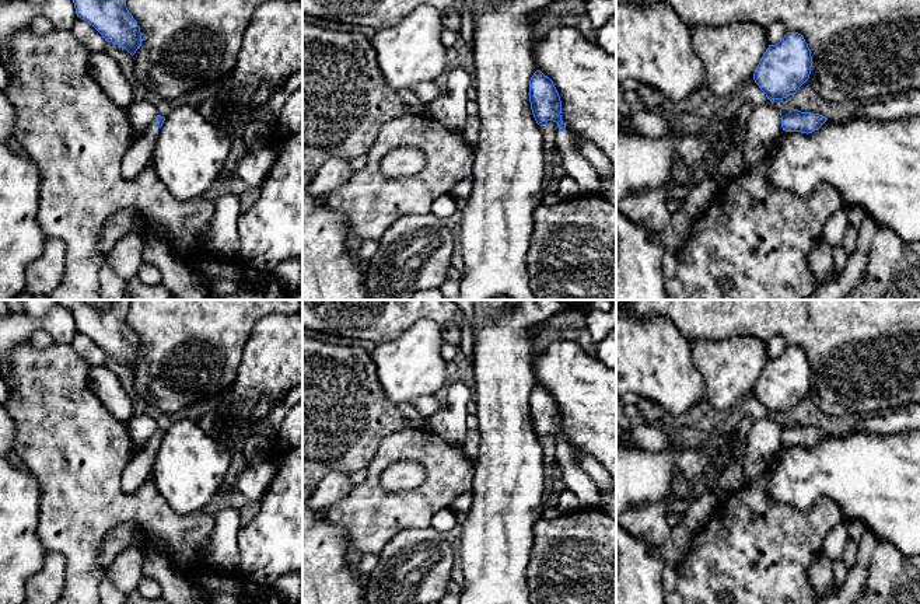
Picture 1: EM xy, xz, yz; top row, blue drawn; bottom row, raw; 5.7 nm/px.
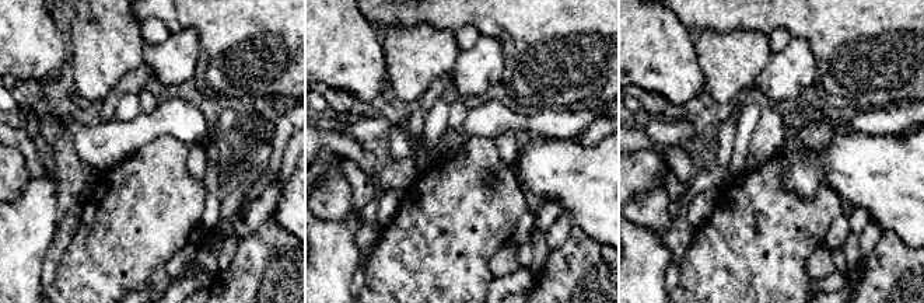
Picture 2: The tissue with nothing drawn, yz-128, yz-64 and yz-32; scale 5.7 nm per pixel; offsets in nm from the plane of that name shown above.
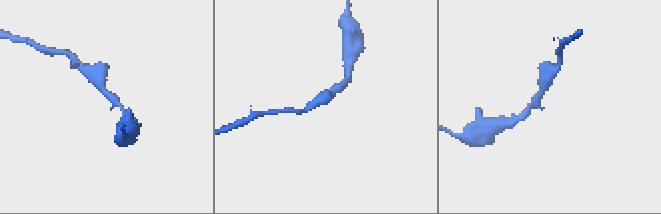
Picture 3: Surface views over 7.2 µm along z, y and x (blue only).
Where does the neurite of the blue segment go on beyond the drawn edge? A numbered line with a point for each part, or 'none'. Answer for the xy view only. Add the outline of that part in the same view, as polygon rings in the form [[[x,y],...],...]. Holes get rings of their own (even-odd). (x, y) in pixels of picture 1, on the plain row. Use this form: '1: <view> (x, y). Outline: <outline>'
1: xy (139, 468). Outline: [[[150,437],[127,462],[120,478],[120,488],[126,493],[134,492],[151,475],[160,444]]]

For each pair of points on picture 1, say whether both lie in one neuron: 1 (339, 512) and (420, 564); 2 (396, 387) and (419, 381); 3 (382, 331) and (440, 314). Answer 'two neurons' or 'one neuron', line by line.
1: two neurons
2: one neuron
3: one neuron

